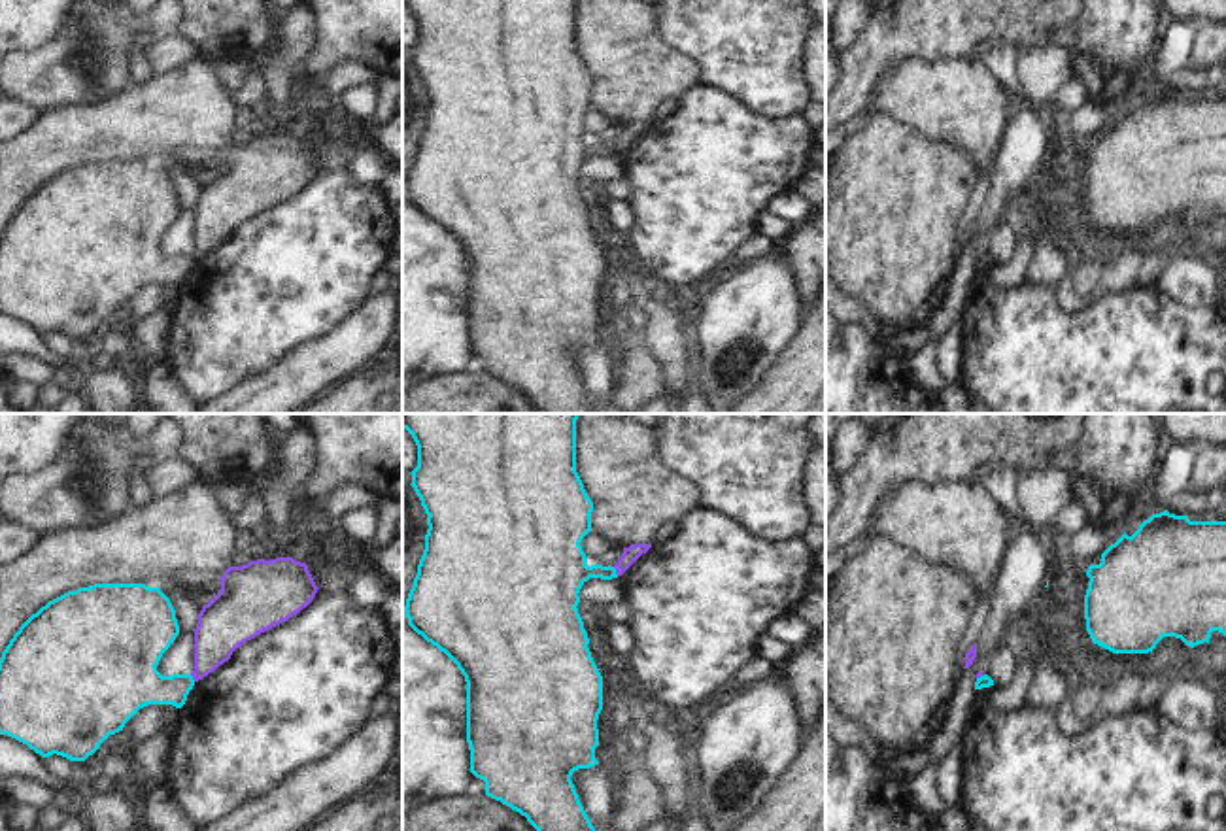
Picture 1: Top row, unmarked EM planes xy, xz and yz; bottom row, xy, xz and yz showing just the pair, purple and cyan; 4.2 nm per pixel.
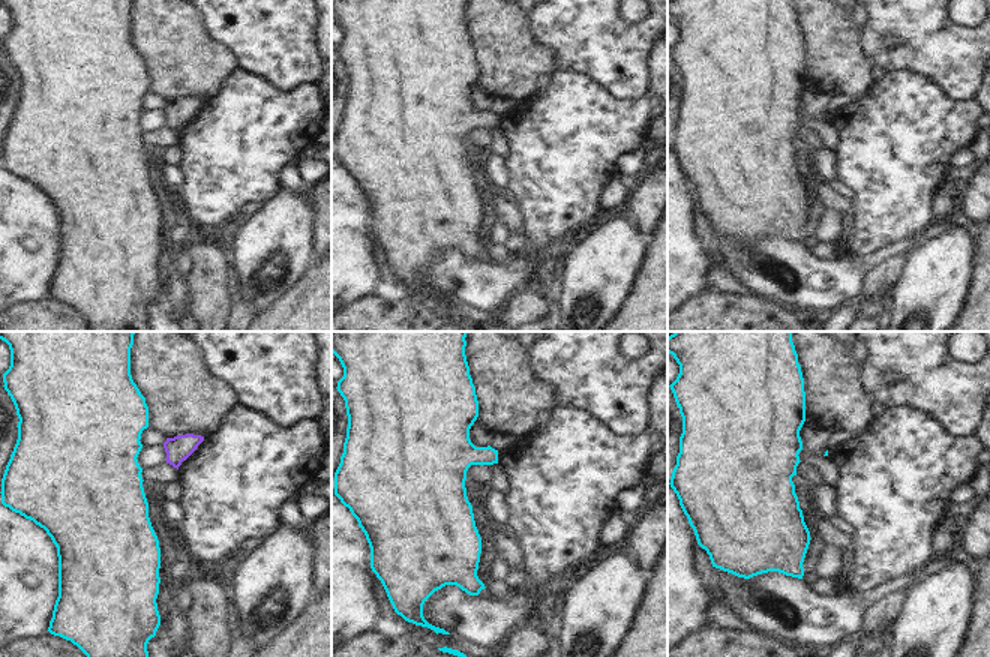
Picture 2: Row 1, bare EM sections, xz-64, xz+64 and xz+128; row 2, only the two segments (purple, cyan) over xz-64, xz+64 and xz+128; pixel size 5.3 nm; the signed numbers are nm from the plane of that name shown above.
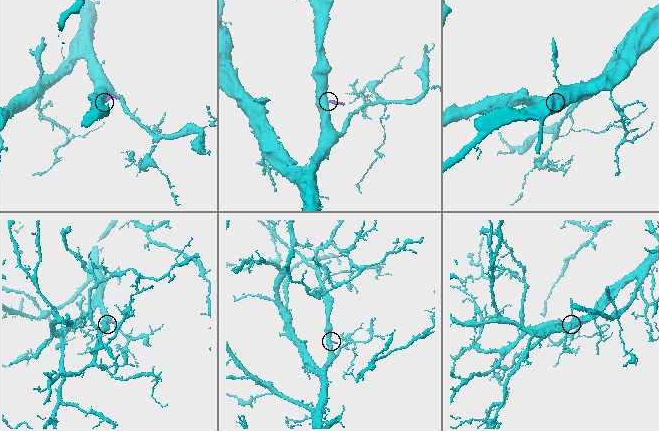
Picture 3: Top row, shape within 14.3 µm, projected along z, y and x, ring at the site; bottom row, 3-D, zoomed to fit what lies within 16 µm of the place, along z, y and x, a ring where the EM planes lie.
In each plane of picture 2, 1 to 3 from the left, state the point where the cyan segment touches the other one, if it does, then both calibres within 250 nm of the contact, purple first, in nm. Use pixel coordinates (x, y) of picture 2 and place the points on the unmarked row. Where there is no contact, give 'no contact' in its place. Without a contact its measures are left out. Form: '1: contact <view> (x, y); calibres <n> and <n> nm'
1: no contact
2: no contact
3: no contact

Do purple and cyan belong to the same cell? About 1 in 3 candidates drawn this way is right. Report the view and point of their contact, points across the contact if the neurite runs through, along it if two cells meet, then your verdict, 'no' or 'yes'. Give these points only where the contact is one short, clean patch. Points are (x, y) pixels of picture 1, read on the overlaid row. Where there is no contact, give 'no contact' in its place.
contact xz (616, 571); border xz (612, 567), (618, 575); no

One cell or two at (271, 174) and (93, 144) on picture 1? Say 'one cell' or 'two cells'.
one cell

